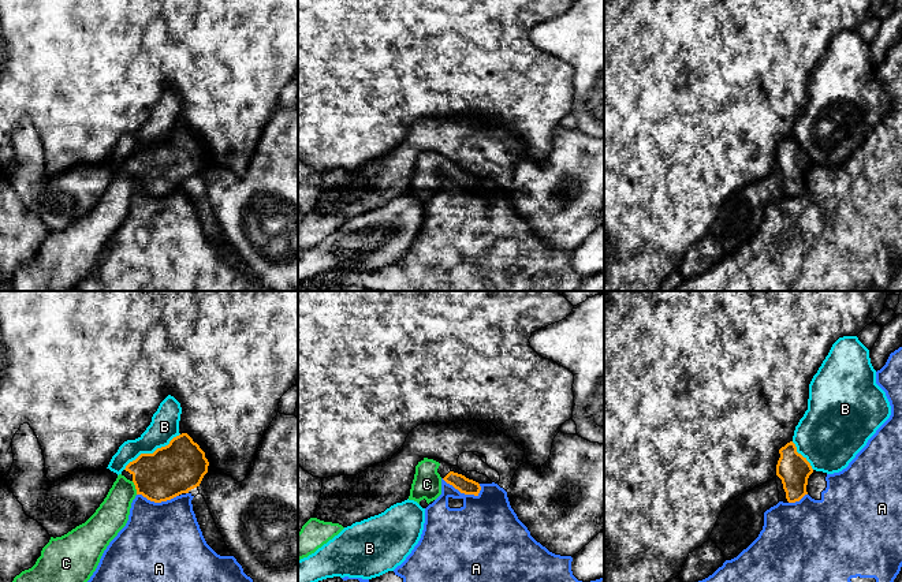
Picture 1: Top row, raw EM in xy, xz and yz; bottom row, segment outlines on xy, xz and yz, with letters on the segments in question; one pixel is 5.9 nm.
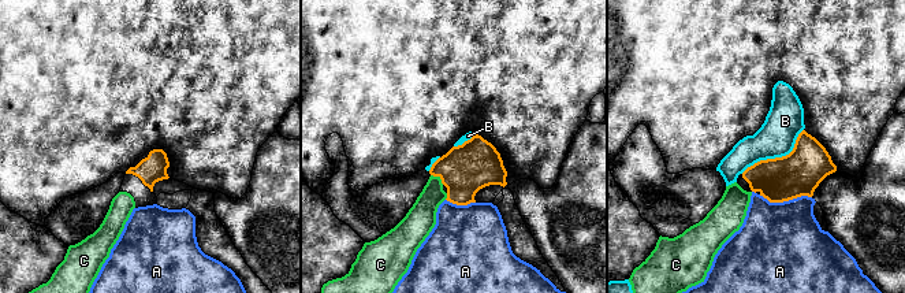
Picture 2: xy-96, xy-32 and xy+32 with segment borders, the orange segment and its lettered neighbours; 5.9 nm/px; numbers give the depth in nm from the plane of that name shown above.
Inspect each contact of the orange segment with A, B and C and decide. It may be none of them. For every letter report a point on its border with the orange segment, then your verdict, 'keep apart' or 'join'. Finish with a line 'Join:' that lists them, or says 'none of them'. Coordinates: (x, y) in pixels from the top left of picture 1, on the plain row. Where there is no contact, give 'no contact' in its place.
A: contact xz (462, 186); keep apart
B: contact xy (151, 148); keep apart
C: contact xy (135, 182); join
Join: C

